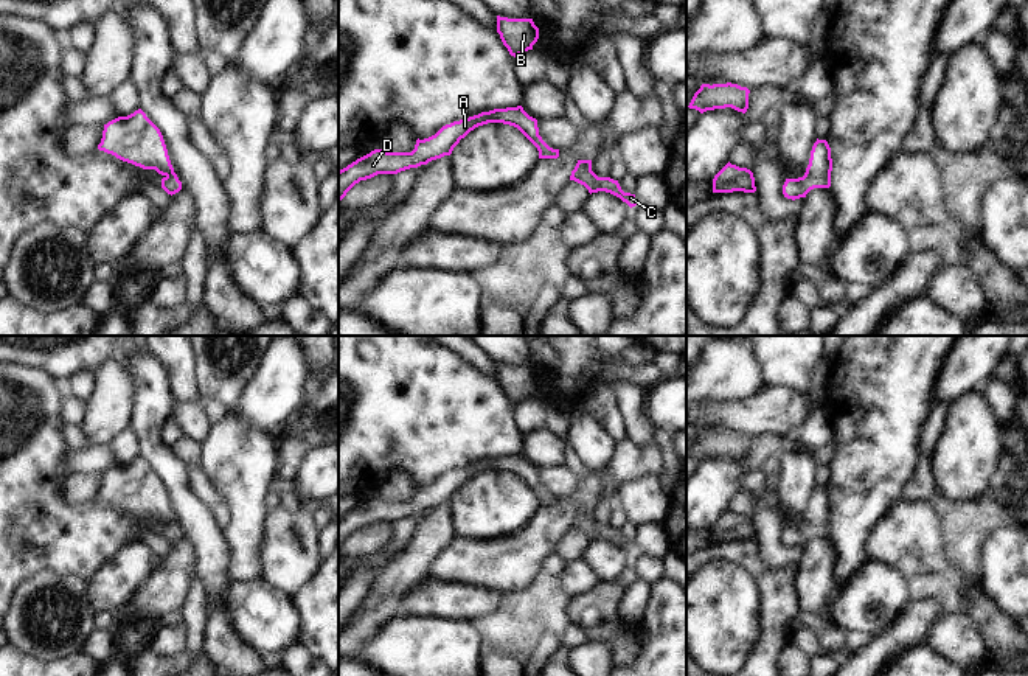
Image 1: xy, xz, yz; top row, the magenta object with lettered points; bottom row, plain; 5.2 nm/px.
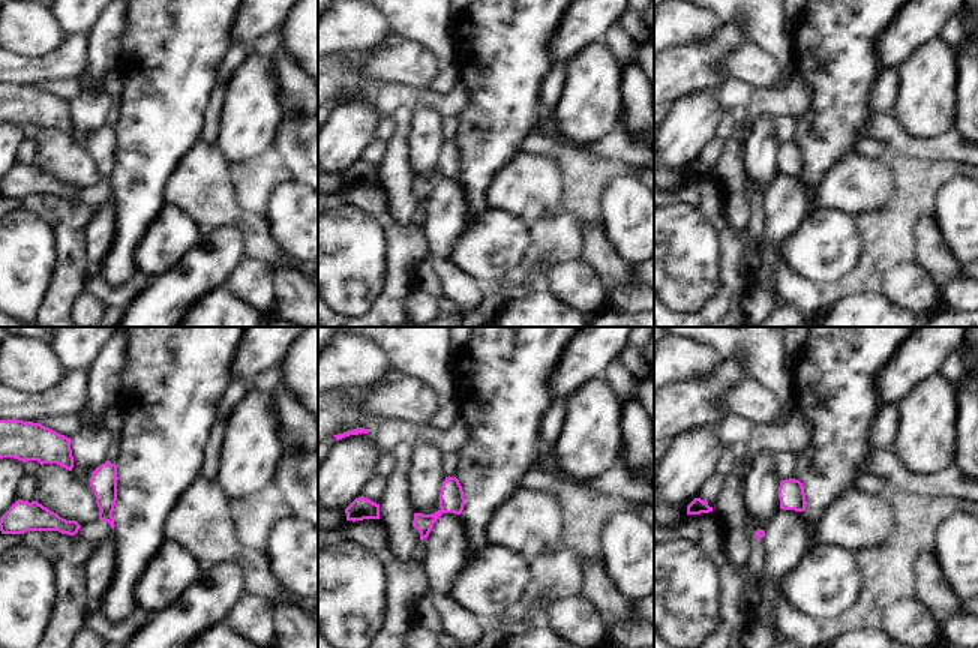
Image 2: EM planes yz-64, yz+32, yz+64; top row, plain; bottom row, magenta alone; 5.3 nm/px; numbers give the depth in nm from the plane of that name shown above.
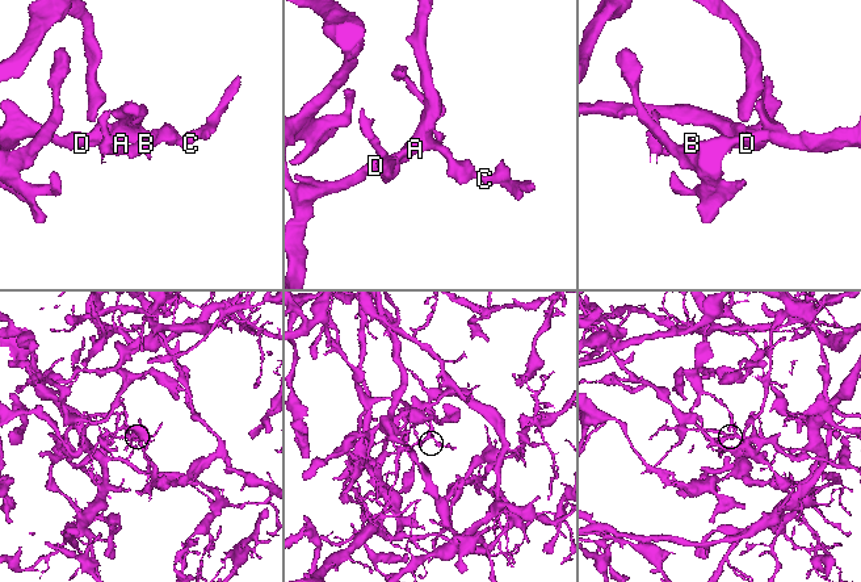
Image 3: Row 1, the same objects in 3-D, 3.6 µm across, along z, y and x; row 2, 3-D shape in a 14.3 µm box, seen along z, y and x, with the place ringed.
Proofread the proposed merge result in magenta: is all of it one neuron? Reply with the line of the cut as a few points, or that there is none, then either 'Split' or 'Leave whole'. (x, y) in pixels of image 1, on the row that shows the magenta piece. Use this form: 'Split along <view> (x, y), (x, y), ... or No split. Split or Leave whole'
Split along yz (805, 173), (830, 179). Split

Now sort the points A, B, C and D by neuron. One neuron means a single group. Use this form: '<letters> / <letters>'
A C D / B

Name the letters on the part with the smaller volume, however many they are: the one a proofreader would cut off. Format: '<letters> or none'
B

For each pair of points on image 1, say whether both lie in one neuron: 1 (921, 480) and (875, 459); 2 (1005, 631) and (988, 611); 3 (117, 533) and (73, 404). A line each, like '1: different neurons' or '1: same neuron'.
1: different neurons
2: same neuron
3: different neurons

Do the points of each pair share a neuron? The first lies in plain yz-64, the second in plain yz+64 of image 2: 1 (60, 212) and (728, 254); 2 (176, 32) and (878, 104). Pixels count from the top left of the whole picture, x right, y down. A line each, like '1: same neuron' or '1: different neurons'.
1: same neuron
2: different neurons

